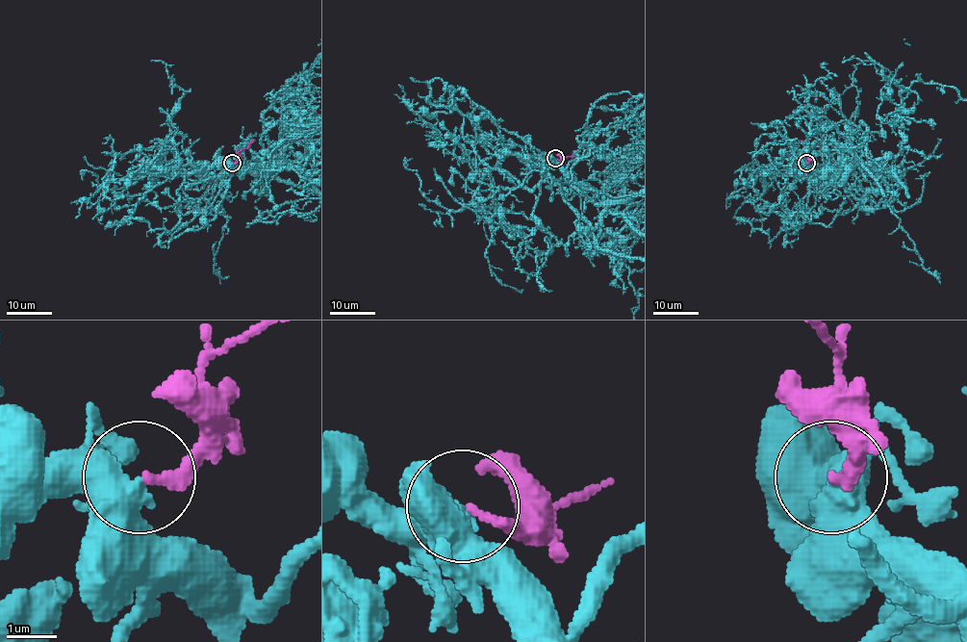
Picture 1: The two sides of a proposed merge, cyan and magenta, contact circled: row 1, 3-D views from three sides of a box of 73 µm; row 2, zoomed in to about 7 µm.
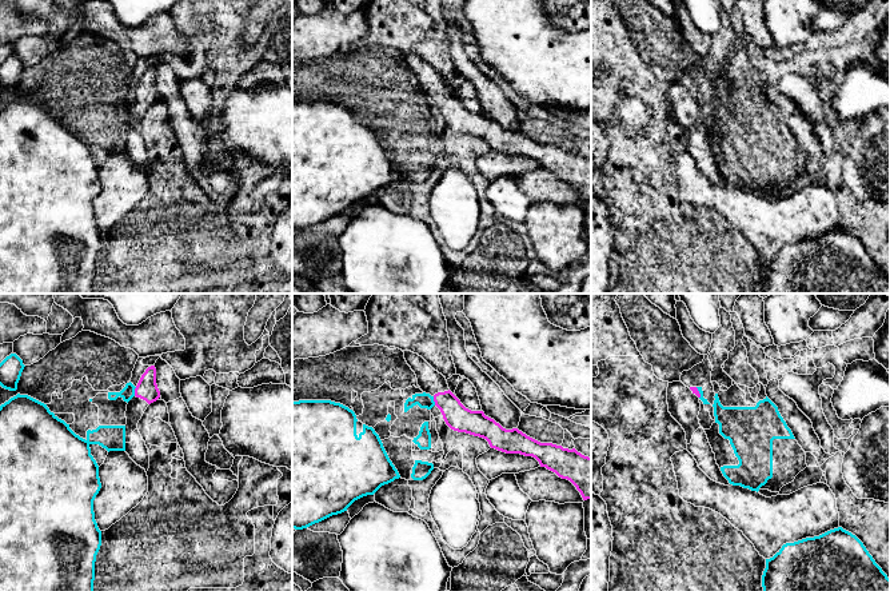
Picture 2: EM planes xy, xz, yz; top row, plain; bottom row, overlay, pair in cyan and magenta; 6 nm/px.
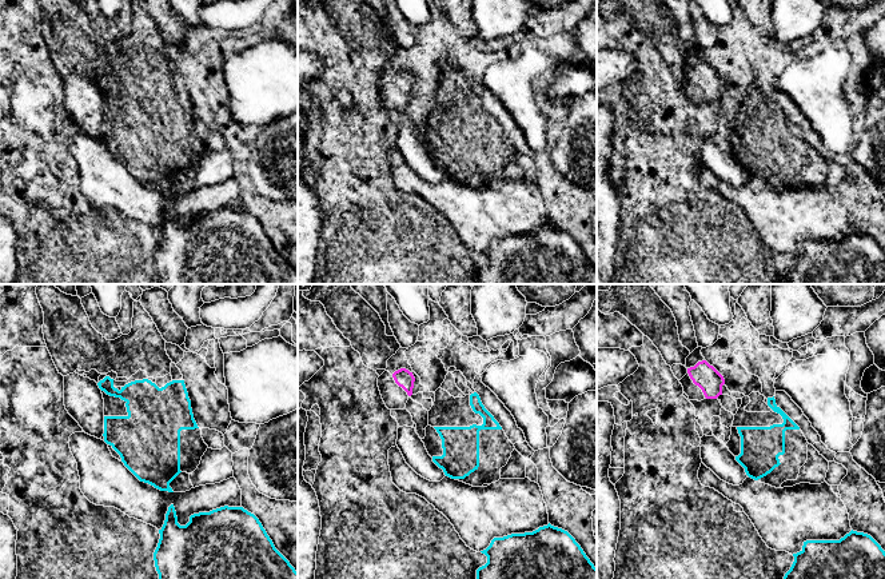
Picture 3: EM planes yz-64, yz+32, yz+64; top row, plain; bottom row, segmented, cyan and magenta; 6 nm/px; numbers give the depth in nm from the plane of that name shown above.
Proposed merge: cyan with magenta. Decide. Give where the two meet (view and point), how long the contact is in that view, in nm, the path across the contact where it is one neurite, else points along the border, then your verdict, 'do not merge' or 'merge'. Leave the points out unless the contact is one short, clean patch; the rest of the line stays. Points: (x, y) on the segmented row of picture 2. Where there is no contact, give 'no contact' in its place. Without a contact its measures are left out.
xy (134, 391) | 60 nm | along xy (136, 387), (134, 395) | do not merge

